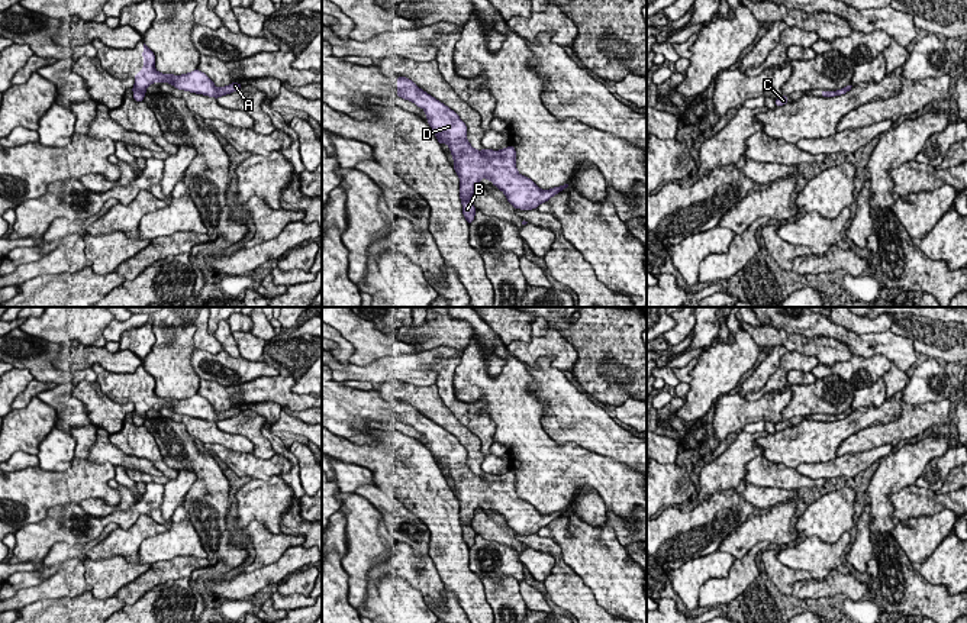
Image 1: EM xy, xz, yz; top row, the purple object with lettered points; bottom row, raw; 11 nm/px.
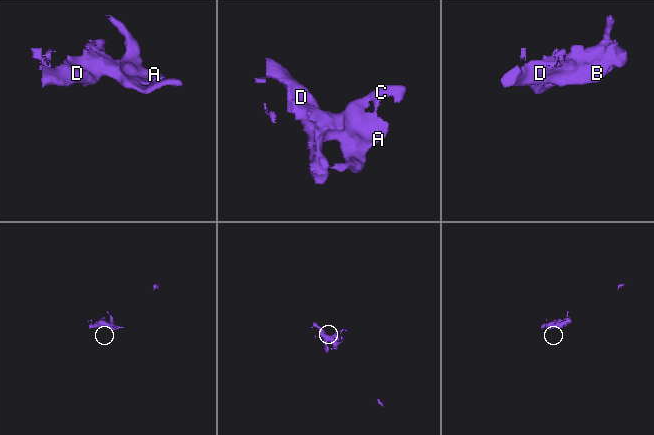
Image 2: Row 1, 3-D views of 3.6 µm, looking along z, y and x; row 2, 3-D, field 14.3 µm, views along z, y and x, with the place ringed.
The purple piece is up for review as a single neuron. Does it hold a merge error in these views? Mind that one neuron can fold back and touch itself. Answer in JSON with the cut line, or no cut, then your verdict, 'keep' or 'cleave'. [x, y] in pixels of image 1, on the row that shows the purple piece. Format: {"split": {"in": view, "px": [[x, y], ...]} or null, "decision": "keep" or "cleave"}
{"split": null, "decision": "keep"}

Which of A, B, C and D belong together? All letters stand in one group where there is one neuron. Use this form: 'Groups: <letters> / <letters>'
Groups: A B C D

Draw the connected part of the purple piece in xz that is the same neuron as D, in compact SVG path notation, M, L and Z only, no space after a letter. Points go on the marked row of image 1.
M397 75L397 97L422 107L438 142L449 146L454 170L460 177L462 214L468 225L473 223L477 212L471 197L483 177L502 190L515 209L522 210L538 209L541 203L568 187L564 184L541 190L531 178L520 175L516 170L516 151L512 145L500 151L474 149L467 141L467 126L458 114L420 90L412 80Z

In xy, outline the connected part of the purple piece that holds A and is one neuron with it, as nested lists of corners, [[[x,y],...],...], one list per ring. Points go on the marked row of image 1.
[[[144,43],[144,68],[141,72],[135,75],[135,85],[132,88],[133,99],[136,101],[144,101],[146,87],[152,83],[170,83],[178,90],[197,93],[209,97],[222,97],[231,94],[242,87],[242,84],[232,83],[226,87],[217,88],[213,81],[202,71],[194,70],[188,74],[173,75],[173,74],[161,74],[155,70],[155,55],[154,52]]]

